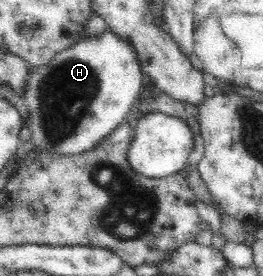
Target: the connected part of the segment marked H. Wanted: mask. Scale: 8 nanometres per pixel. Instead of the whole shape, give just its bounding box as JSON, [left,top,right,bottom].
[24,27,143,156]

